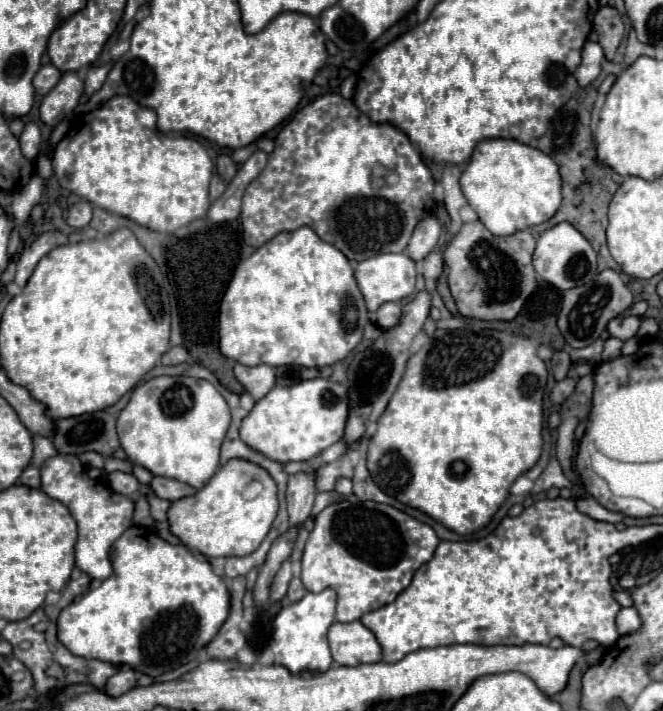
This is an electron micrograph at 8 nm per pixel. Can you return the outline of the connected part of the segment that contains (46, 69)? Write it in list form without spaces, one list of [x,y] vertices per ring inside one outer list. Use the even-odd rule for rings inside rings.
[[[43,65],[33,77],[35,93],[43,97],[45,93],[49,93],[49,89],[53,89],[53,85],[59,81],[59,77],[61,77],[59,69],[55,69],[53,65]]]

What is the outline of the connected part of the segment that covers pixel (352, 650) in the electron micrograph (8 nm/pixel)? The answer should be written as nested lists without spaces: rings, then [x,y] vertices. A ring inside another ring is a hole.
[[[333,623],[329,627],[329,645],[337,665],[361,665],[381,661],[381,647],[375,635],[361,623]]]

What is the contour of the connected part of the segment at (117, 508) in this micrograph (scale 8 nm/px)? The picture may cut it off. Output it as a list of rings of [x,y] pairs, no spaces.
[[[55,455],[45,461],[41,467],[41,491],[49,497],[61,501],[69,507],[71,515],[77,521],[79,539],[75,545],[75,565],[83,573],[87,573],[93,579],[107,579],[111,575],[111,563],[109,563],[109,549],[117,537],[131,525],[133,517],[133,503],[123,497],[121,493],[113,493],[109,487],[101,483],[93,483],[87,475],[85,465],[79,461],[79,473],[75,469],[77,463],[73,463],[79,457],[73,455]]]

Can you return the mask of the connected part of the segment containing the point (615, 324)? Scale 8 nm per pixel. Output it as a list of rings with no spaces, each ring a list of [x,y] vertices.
[[[627,315],[623,319],[615,317],[609,321],[607,325],[607,331],[611,337],[617,337],[617,339],[631,339],[639,329],[639,317],[637,315]]]

